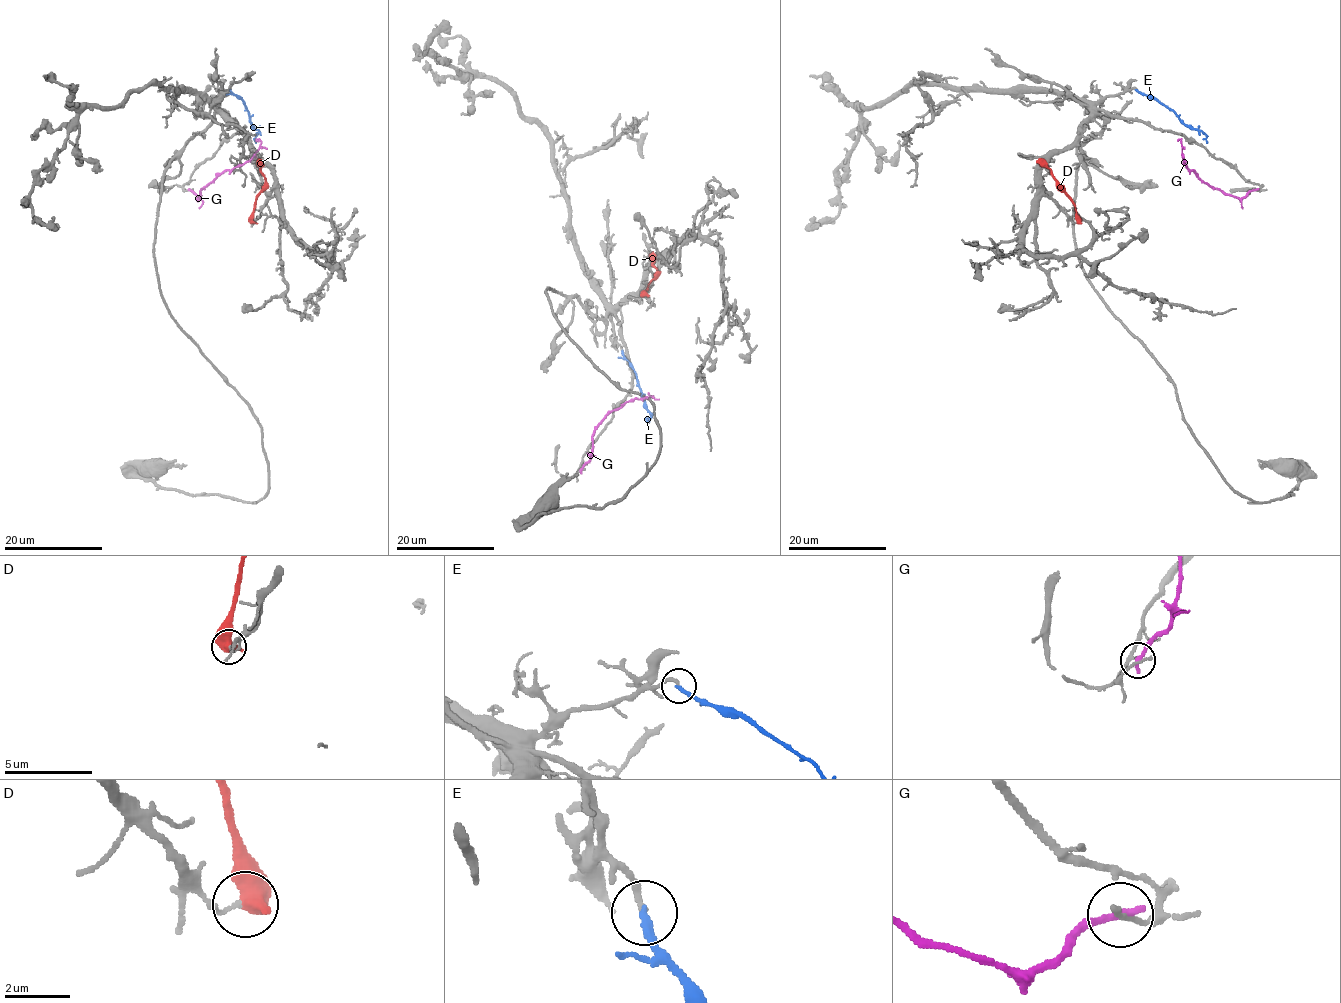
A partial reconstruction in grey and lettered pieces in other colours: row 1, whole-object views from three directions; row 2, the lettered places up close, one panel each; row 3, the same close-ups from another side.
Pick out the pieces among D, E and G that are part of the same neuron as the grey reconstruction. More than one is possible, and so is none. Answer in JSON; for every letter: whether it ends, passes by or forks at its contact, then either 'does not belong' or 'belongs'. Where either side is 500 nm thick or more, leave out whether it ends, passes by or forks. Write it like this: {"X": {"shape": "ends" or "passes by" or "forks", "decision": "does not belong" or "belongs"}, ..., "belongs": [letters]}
{"D": {"decision": "does not belong"}, "E": {"shape": "ends", "decision": "does not belong"}, "G": {"shape": "ends", "decision": "does not belong"}, "belongs": []}

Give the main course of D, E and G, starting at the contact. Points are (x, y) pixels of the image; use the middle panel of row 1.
D: (644, 292), (657, 274), (651, 252)
E: (622, 351), (651, 417), (647, 422)
G: (580, 469), (591, 456), (592, 439), (599, 423), (613, 409), (636, 398), (652, 396), (647, 392)

